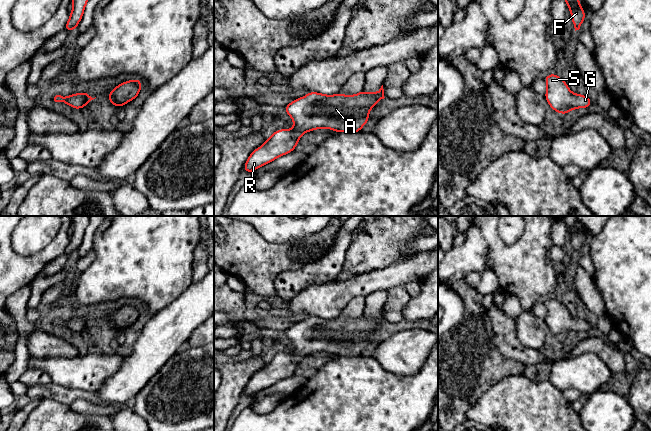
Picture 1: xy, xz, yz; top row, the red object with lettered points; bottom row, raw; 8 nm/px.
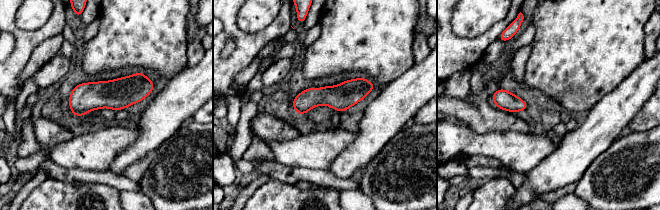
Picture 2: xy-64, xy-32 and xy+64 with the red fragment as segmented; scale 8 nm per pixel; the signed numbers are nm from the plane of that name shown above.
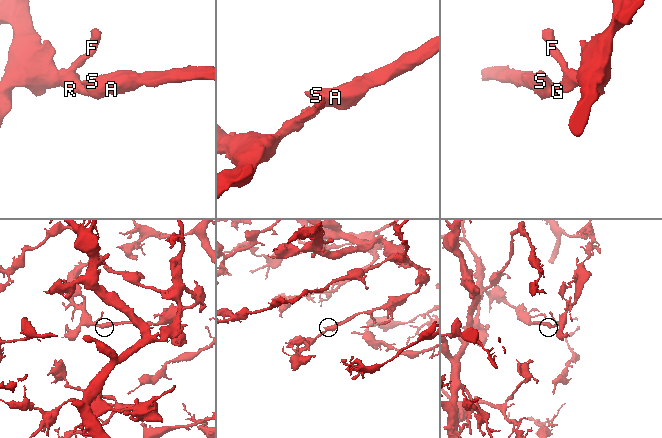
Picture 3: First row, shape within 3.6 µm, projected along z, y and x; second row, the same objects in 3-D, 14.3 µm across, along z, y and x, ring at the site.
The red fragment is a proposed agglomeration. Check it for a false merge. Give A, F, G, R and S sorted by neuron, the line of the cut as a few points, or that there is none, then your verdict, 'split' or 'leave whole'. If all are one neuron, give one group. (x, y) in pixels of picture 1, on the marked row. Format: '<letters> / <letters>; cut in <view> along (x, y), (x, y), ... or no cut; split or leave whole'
A F G R S; no cut; leave whole

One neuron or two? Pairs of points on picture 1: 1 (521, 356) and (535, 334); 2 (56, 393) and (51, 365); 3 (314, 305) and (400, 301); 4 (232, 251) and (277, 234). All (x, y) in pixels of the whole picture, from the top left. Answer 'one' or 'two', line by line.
1: two
2: two
3: two
4: two

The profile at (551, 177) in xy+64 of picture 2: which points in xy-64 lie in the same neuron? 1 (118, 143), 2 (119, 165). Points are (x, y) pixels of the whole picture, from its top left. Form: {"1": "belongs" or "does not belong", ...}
{"1": "does not belong", "2": "belongs"}

